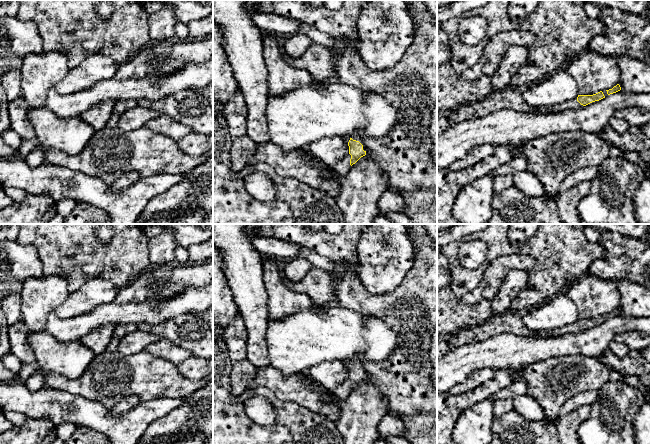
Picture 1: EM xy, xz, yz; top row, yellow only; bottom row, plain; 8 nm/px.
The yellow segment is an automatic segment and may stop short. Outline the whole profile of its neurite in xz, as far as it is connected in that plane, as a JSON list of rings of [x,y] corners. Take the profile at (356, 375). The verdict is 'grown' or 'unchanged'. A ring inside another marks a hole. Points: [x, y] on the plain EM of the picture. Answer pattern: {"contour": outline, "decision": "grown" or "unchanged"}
{"contour": [[[357,359],[353,360],[352,362],[345,362],[344,365],[349,370],[349,378],[332,391],[332,393],[340,401],[346,400],[350,394],[350,391],[355,388],[361,381],[365,380],[367,375],[363,367],[363,363]]], "decision": "grown"}

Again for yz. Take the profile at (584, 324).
{"contour": [[[617,308],[612,313],[609,313],[609,314],[600,315],[593,319],[578,319],[576,323],[568,325],[564,328],[554,329],[551,331],[540,331],[539,333],[533,333],[529,335],[528,337],[547,338],[547,337],[556,337],[556,336],[567,334],[567,333],[577,334],[592,326],[599,325],[605,322],[606,320],[616,317],[620,314],[621,314],[621,311],[619,308]]], "decision": "grown"}

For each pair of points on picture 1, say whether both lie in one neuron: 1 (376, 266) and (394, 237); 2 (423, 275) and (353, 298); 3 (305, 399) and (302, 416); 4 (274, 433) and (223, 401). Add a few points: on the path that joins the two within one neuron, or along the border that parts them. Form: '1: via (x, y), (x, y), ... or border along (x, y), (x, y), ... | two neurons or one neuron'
1: via (383, 259), (385, 257), (385, 248), (389, 244) | one neuron
2: via (406, 292), (392, 301), (370, 301) | one neuron
3: border along (280, 400), (295, 402), (325, 415) | two neurons
4: via (261, 433), (252, 433), (233, 414) | one neuron

